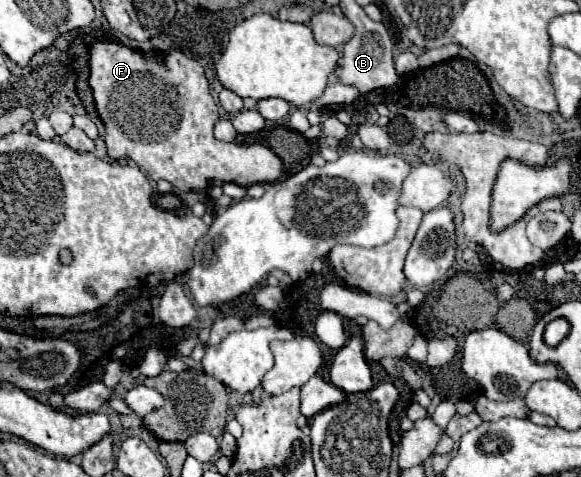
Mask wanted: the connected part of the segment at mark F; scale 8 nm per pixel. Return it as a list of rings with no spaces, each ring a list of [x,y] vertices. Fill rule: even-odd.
[[[97,40],[89,46],[89,88],[93,92],[93,98],[95,98],[95,106],[97,106],[97,112],[99,112],[99,118],[103,120],[103,126],[105,126],[105,144],[107,144],[107,152],[113,160],[119,160],[119,158],[131,158],[133,162],[139,164],[139,168],[151,178],[151,180],[167,180],[173,188],[179,188],[179,190],[185,190],[189,192],[191,188],[205,188],[207,182],[213,182],[213,180],[219,180],[219,182],[235,182],[239,186],[251,186],[251,184],[265,184],[265,182],[275,182],[281,172],[283,172],[283,162],[279,160],[279,156],[275,152],[271,152],[267,146],[261,146],[261,144],[243,144],[238,145],[234,142],[221,142],[213,136],[213,126],[217,122],[217,104],[211,96],[211,90],[209,90],[209,82],[207,82],[207,76],[205,76],[205,68],[185,56],[183,52],[143,52],[143,50],[133,50],[133,48],[127,48],[121,43],[117,43],[111,40]]]

